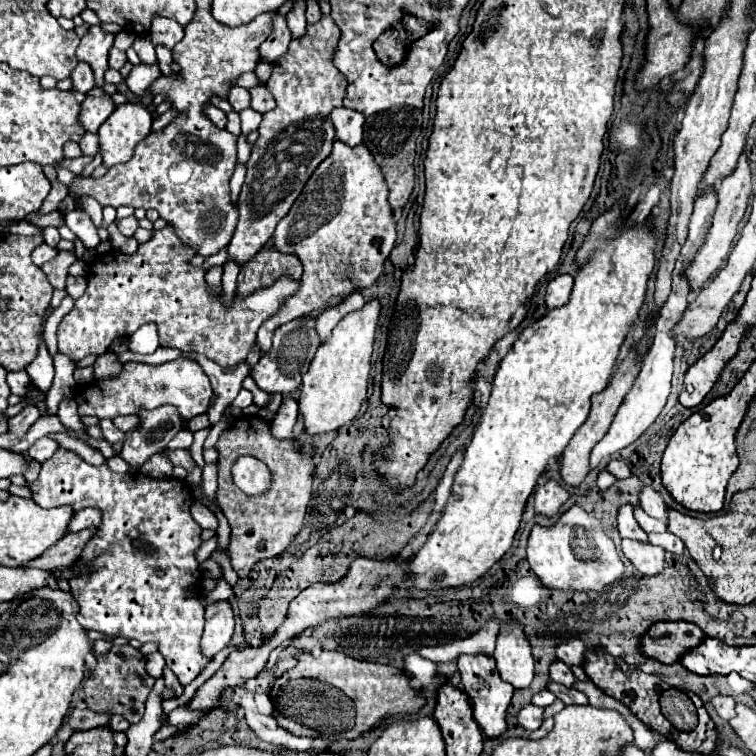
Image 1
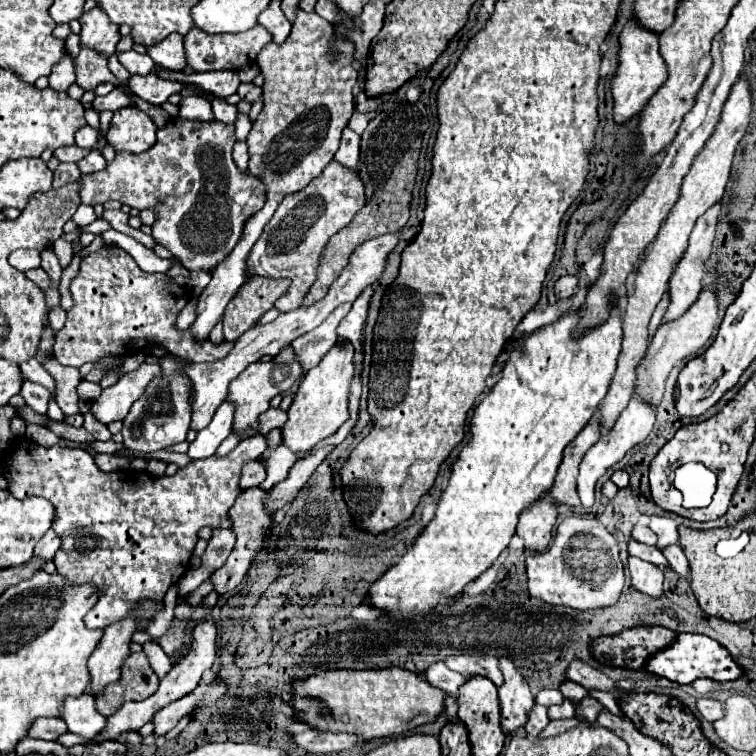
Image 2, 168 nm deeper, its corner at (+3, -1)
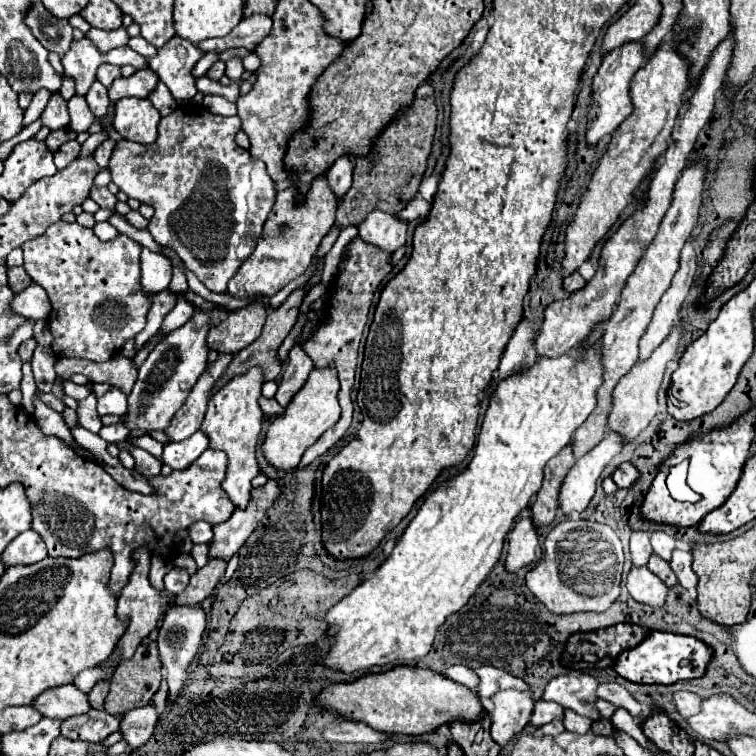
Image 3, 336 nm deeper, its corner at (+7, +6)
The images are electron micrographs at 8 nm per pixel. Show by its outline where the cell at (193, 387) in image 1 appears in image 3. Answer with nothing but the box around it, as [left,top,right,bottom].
[98,388,126,416]

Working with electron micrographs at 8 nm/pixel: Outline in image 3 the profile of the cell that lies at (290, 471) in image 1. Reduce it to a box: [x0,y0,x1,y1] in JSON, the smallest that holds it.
[174,560,226,606]

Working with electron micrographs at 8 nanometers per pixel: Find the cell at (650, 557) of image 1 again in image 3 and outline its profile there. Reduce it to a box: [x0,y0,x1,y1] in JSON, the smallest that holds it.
[626,566,668,608]

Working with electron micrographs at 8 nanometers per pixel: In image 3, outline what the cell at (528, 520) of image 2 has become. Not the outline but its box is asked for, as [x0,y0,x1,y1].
[506,518,542,572]

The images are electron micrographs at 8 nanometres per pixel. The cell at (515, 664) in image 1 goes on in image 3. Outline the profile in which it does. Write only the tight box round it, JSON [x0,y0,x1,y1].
[490,690,534,748]

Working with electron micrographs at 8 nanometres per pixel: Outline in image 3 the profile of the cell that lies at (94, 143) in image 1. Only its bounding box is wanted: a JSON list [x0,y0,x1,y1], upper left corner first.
[68,96,94,132]

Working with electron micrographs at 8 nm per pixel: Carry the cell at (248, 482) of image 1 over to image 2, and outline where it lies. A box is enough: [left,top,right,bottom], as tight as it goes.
[4,437,266,629]

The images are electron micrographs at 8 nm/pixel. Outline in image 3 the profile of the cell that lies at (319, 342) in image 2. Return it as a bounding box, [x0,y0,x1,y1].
[274,346,312,408]

